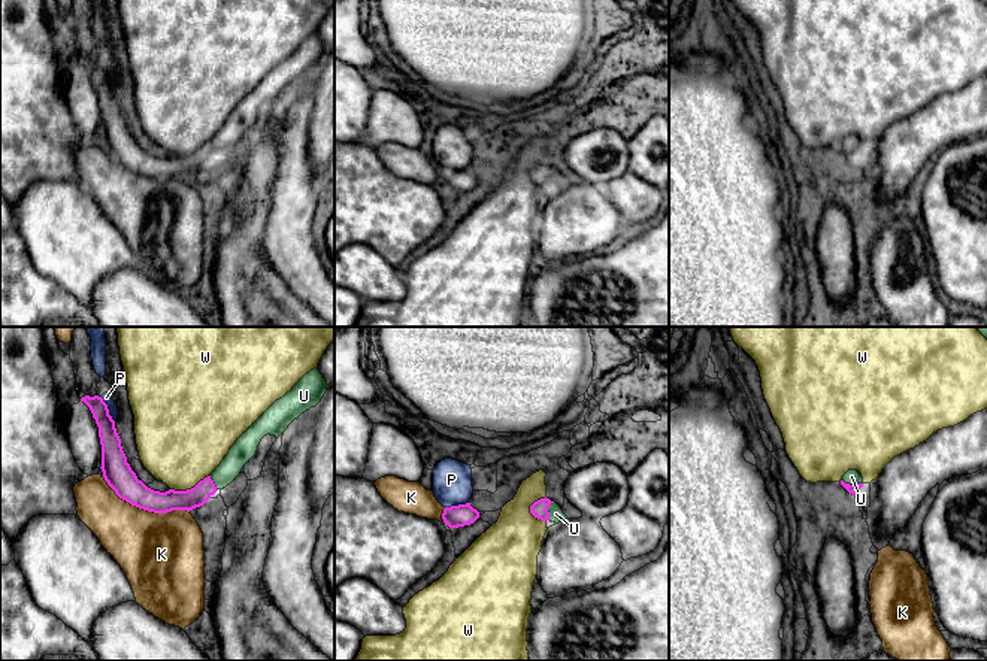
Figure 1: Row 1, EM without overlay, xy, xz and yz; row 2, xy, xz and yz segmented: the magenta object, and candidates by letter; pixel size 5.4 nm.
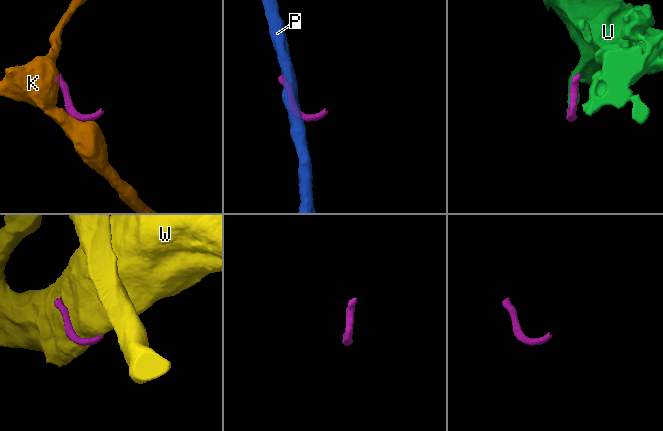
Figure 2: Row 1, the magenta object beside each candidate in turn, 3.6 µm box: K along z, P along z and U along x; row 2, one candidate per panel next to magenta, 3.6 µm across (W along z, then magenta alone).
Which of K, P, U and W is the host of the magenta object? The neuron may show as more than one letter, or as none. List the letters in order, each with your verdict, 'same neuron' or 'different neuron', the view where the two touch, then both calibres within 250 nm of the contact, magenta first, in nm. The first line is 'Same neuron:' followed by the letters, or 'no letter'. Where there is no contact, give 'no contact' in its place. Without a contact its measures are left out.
Same neuron: U
K: different neuron | xy | 160/440 nm
P: different neuron | xy | 130/50 nm
U: same neuron | yz | 50/80 nm
W: different neuron | xy | 120/460 nm

